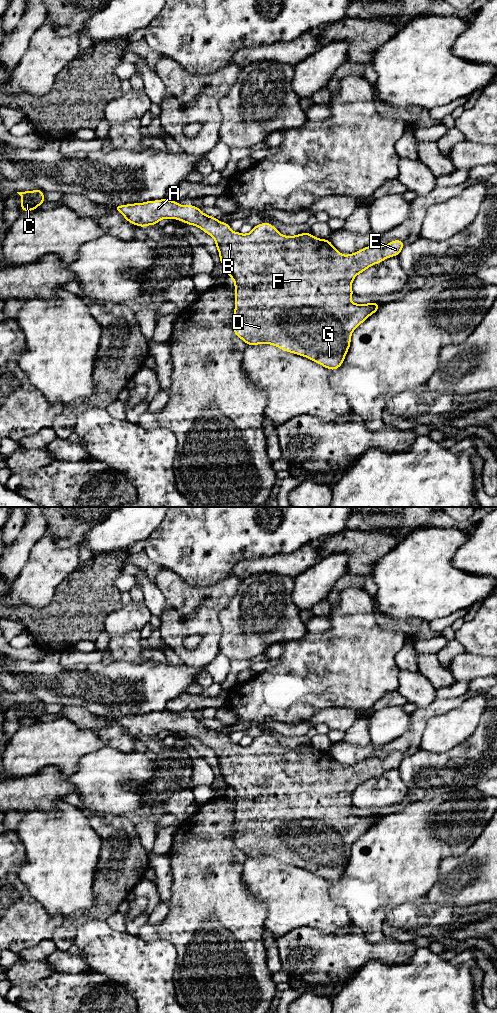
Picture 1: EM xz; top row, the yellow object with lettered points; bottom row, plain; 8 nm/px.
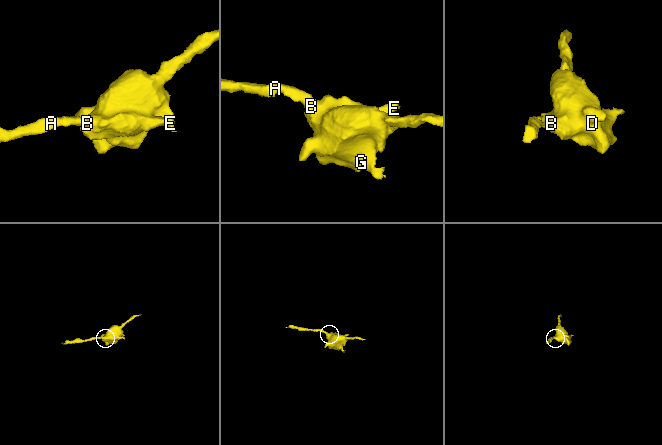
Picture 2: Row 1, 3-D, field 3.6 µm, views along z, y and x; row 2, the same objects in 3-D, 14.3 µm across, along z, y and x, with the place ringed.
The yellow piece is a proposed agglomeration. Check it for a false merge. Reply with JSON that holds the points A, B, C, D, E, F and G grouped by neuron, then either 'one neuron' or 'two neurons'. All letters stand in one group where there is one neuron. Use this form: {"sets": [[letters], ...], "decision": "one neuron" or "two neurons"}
{"sets": [["A", "B", "C", "D", "E", "F", "G"]], "decision": "one neuron"}

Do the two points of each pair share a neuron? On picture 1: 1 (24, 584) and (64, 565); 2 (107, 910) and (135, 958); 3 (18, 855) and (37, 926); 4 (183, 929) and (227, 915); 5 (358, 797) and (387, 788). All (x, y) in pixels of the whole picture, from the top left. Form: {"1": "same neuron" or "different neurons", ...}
{"1": "same neuron", "2": "different neurons", "3": "same neuron", "4": "same neuron", "5": "same neuron"}

